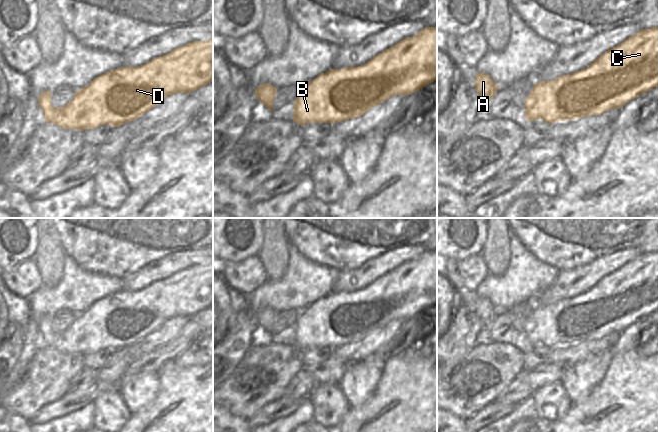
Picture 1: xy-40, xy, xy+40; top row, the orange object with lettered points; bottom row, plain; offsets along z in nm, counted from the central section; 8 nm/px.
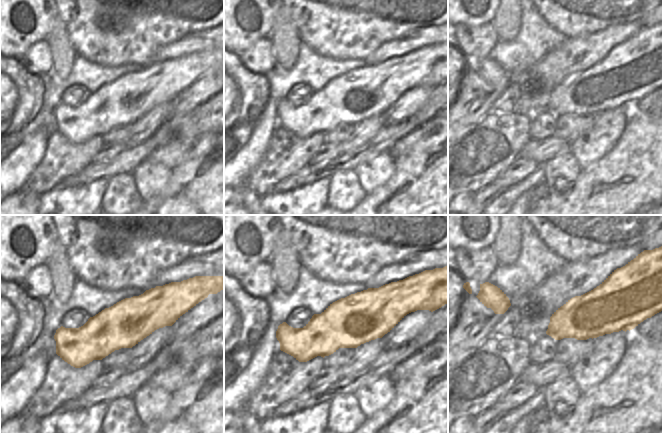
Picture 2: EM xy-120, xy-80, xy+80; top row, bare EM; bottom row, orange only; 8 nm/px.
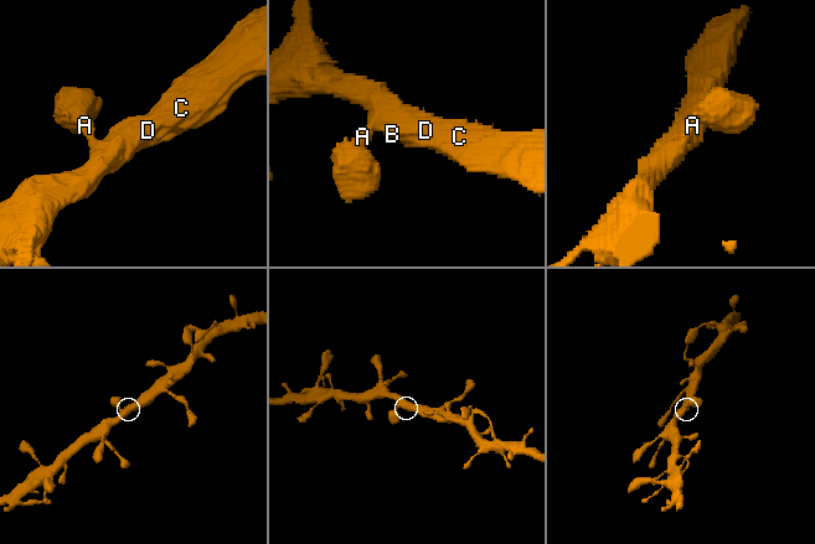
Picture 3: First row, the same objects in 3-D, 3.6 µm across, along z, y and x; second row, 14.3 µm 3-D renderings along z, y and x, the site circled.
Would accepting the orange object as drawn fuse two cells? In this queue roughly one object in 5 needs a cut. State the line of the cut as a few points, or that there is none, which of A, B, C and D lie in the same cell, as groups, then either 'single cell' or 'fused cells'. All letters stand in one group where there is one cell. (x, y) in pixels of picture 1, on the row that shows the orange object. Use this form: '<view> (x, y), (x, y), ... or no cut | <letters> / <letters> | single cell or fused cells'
no cut | A B C D | single cell

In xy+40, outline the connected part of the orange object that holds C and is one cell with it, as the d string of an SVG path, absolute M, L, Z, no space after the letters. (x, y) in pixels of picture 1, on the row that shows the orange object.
M658 27L641 29L580 71L536 83L525 100L525 118L527 121L542 119L550 124L600 115L610 109L620 109L654 87L658 87Z

